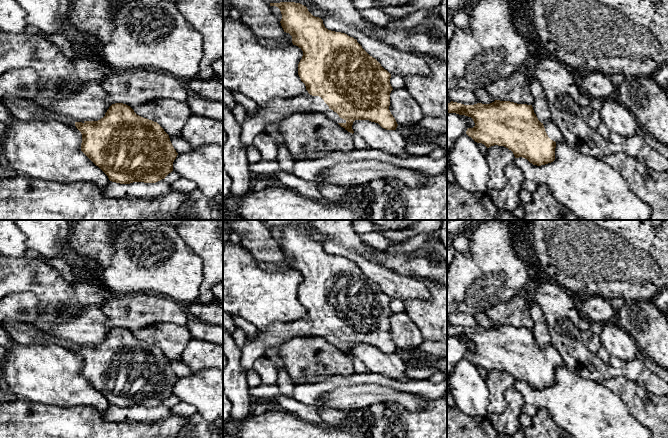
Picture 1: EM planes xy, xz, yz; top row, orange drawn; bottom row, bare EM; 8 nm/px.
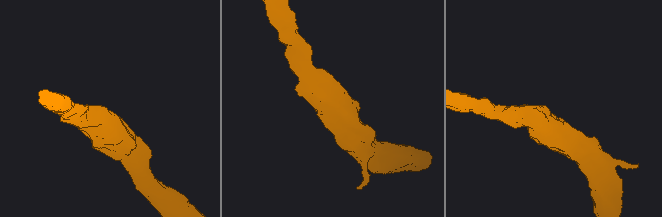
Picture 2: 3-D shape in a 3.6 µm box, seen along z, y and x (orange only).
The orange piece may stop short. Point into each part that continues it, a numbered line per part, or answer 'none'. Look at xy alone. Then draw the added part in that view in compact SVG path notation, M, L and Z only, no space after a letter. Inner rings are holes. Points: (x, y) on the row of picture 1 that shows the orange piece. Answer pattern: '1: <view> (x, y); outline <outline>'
1: xy (24, 110); outline M3 98L3 99L0 99L0 103L5 105L9 109L9 111L11 112L11 114L13 116L15 116L16 118L18 118L19 120L22 120L22 121L57 120L57 121L60 121L60 122L62 122L64 124L70 125L70 126L75 127L75 128L76 128L76 126L75 126L76 122L85 123L84 121L78 121L78 120L75 120L75 119L70 118L70 117L57 115L55 113L52 113L52 112L38 106L36 103L34 103L32 101L26 101L26 100L23 100L23 99L20 99L20 98Z

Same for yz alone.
1: yz (552, 130); outline M553 120L546 121L545 123L543 123L543 125L544 125L544 128L545 128L545 131L546 131L548 137L551 140L558 142L558 143L564 141L564 138L563 138L563 135L562 135L560 129L554 123Z

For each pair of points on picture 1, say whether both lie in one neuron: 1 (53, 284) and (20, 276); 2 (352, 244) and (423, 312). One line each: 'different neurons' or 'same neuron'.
1: same neuron
2: different neurons

